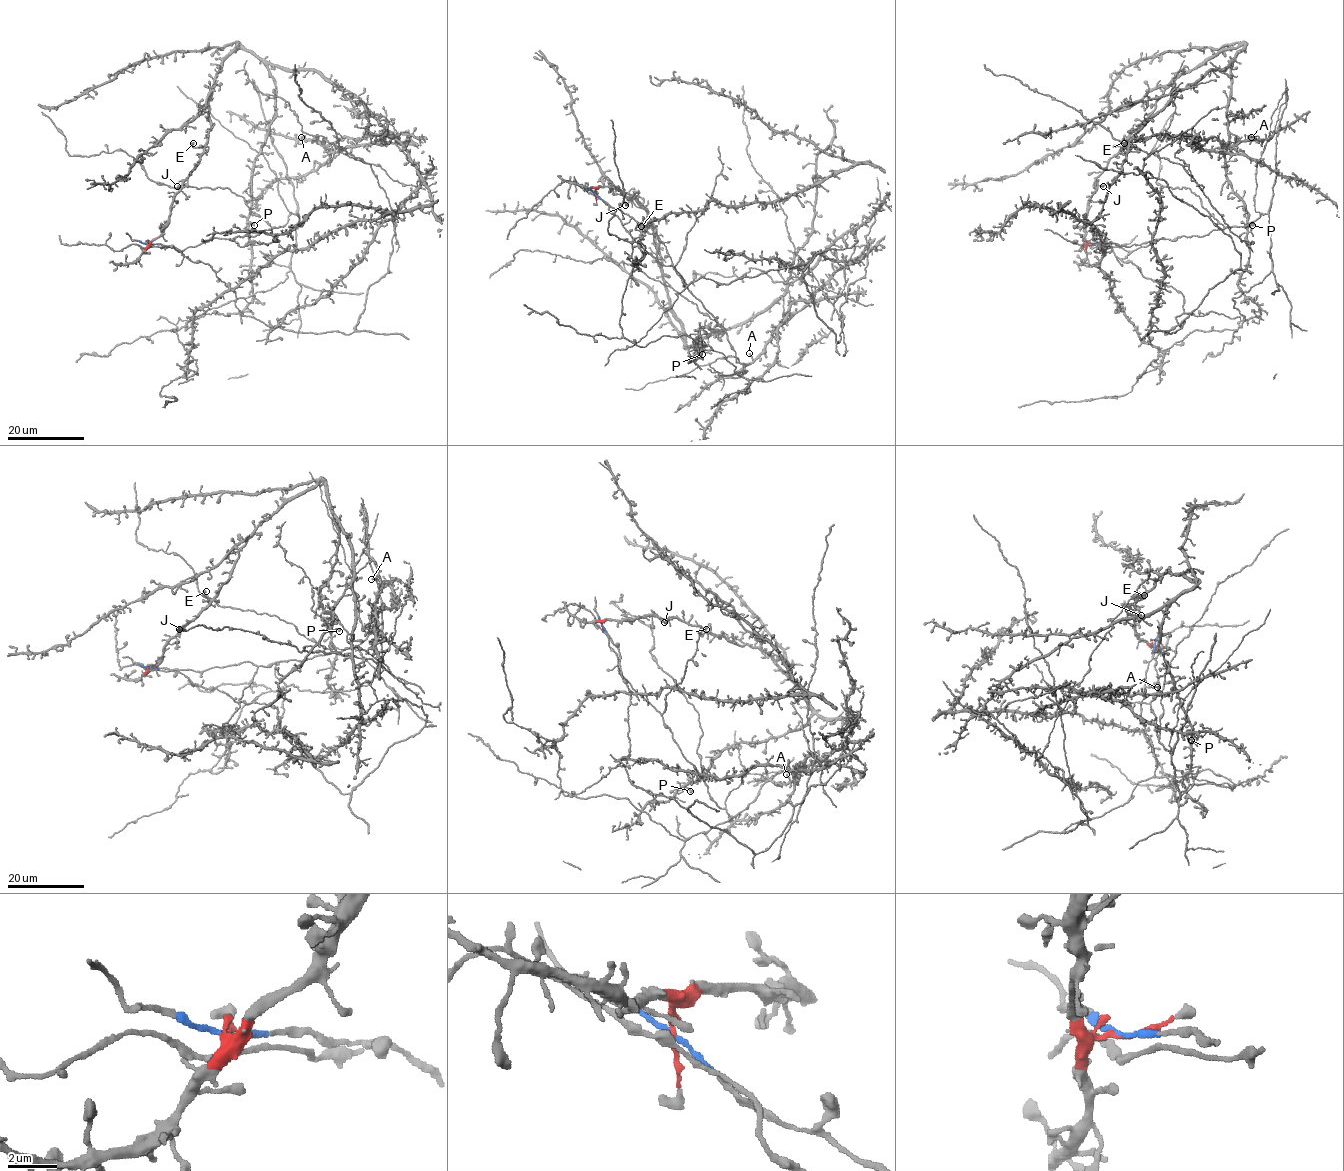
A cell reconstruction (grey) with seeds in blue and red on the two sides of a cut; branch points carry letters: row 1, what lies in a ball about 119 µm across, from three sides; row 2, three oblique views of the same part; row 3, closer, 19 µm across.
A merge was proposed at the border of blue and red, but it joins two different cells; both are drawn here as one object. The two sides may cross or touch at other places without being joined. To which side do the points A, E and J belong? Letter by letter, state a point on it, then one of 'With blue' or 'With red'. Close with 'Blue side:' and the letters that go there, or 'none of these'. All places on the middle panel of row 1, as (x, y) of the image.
A: Place: (749, 353). With blue
E: Place: (641, 226). With red
J: Place: (625, 205). With red
Blue side: A

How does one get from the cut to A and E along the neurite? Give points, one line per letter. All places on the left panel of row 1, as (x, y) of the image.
A: (147, 244), (207, 264), (243, 315), (353, 332), (421, 172), (396, 136), (301, 137)
E: (147, 244), (164, 228), (172, 197), (200, 159), (202, 148), (193, 147), (194, 142)

